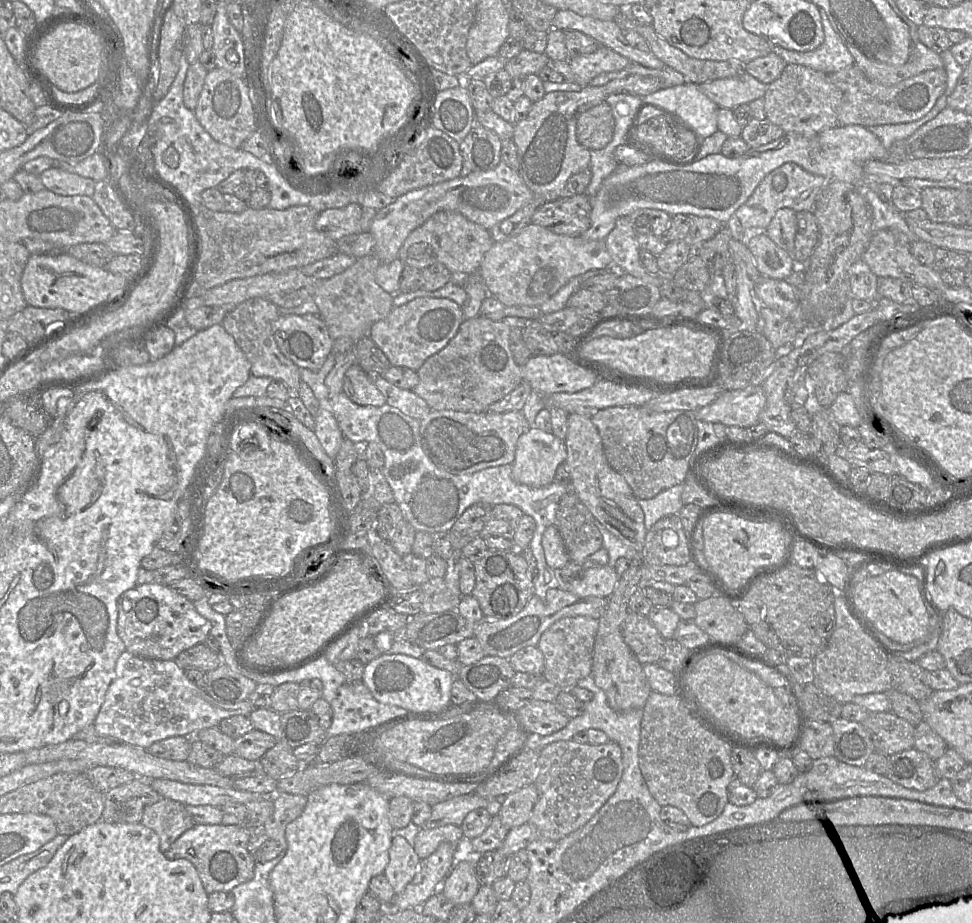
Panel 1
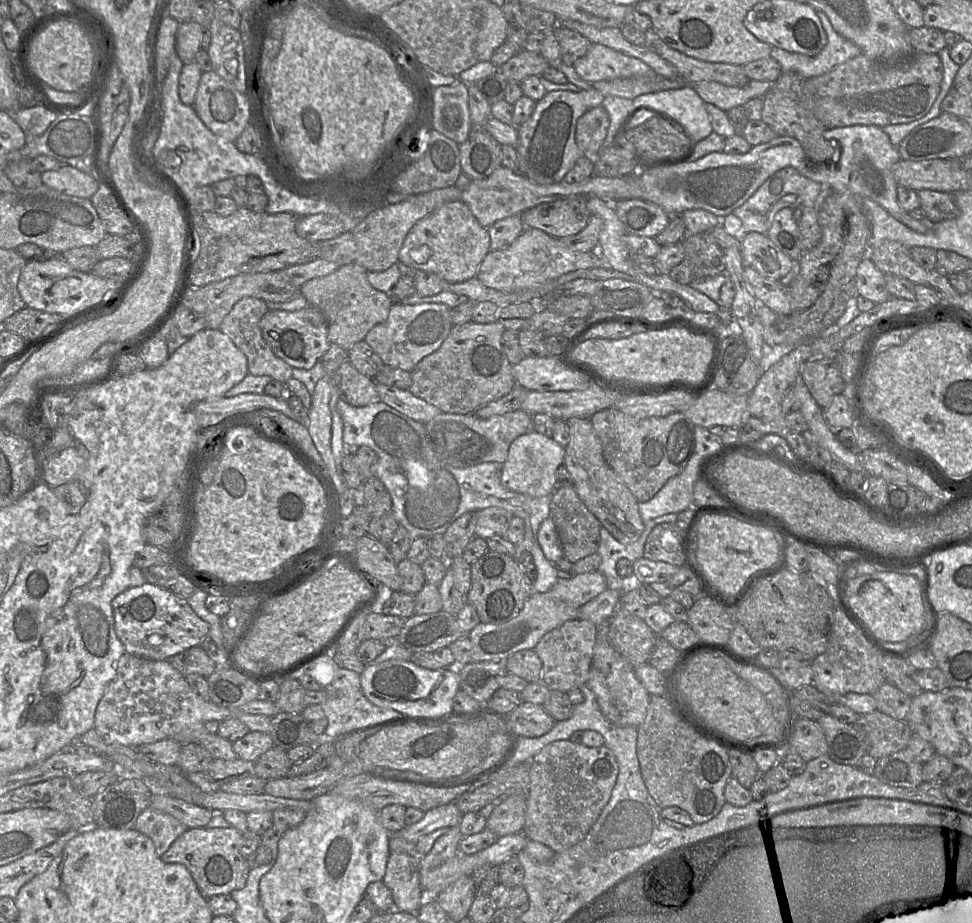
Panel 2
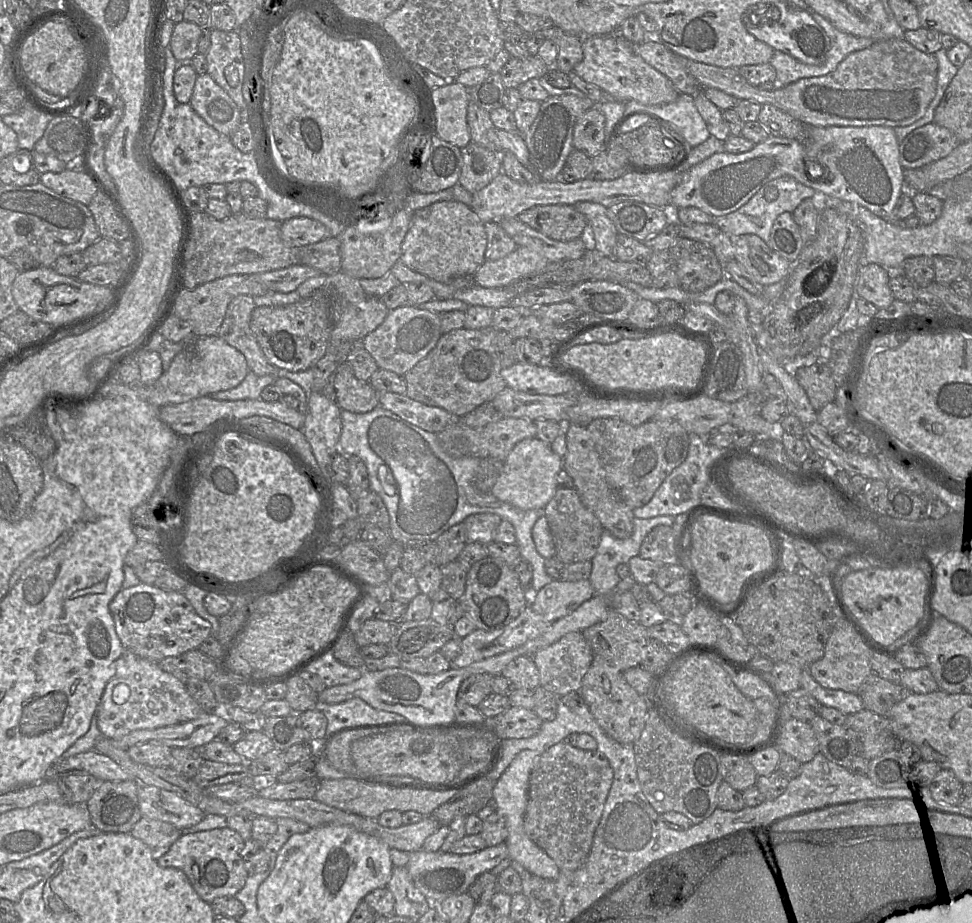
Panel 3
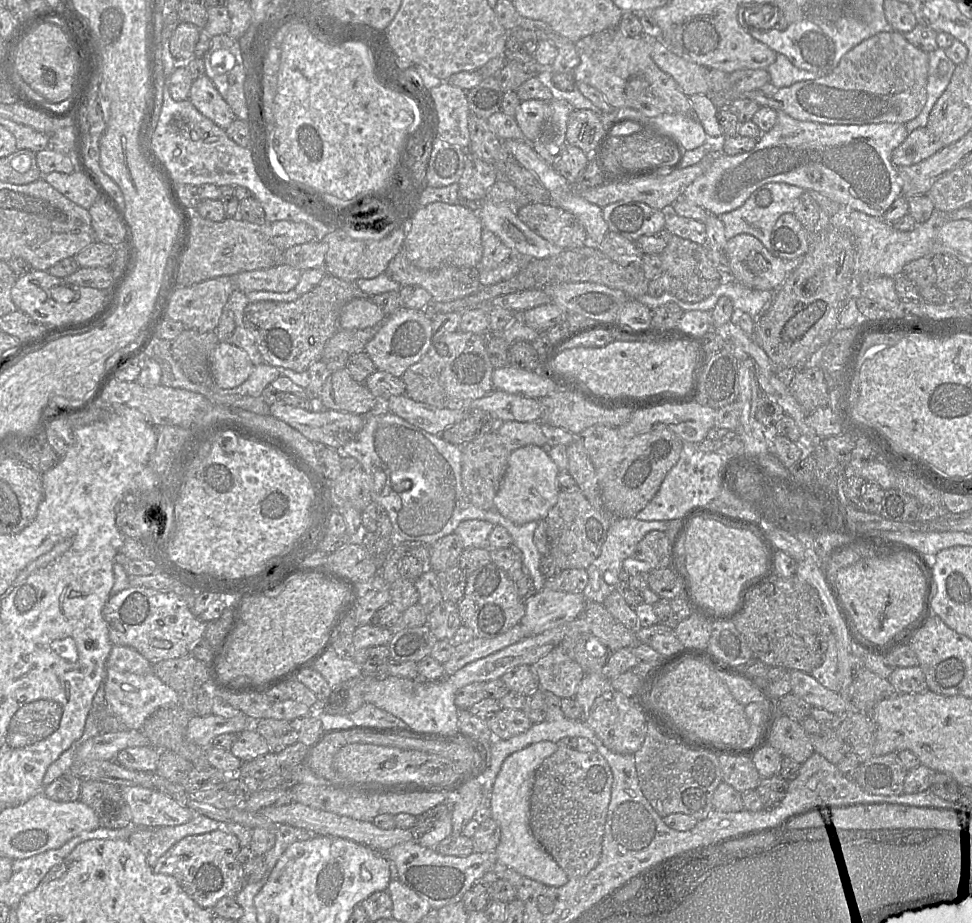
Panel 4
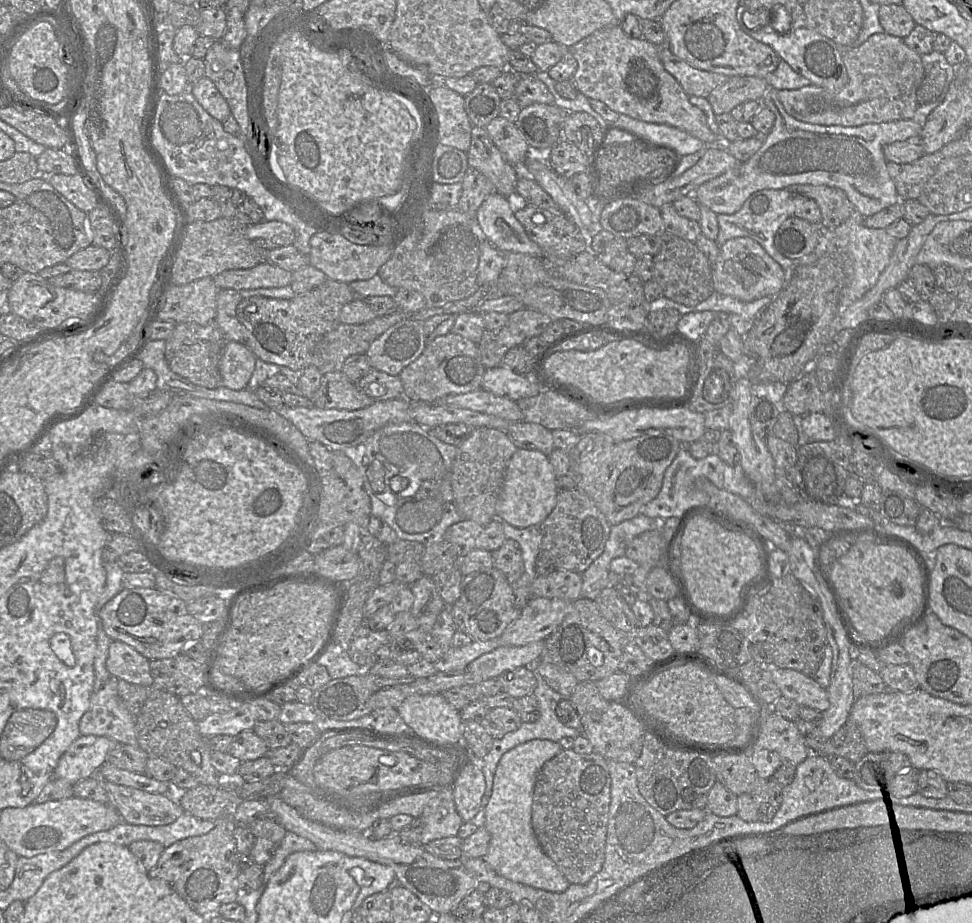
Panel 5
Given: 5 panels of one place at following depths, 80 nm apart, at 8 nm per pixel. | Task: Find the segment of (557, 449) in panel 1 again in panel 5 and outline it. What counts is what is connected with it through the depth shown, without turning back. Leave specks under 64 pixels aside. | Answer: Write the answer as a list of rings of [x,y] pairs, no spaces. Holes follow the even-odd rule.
[[[517,449],[508,462],[496,502],[496,515],[517,528],[540,525],[557,503],[556,475],[549,457],[538,450]]]

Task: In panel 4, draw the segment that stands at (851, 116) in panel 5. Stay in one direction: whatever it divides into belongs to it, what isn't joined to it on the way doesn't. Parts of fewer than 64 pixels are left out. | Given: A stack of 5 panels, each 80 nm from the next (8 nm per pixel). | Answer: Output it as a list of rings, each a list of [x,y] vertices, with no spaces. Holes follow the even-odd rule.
[[[881,32],[847,52],[838,66],[825,76],[779,88],[771,97],[766,96],[761,90],[755,90],[743,94],[740,98],[755,101],[761,107],[781,111],[803,122],[832,125],[906,124],[921,113],[926,103],[928,70],[929,54],[927,52],[909,43],[901,32]]]

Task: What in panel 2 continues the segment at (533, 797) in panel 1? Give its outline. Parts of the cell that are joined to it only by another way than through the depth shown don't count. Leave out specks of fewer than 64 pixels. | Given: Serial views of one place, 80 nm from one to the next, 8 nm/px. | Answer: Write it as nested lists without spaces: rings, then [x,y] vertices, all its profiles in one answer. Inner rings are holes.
[[[525,792],[506,796],[488,817],[486,828],[493,831],[498,837],[523,832],[526,805]]]

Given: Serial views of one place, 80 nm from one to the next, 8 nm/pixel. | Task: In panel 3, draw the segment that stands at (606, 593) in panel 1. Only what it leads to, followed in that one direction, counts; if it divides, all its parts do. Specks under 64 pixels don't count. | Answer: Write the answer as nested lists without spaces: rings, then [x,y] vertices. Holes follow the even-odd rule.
[[[553,580],[530,597],[530,607],[555,622],[573,613],[596,594],[589,580]]]

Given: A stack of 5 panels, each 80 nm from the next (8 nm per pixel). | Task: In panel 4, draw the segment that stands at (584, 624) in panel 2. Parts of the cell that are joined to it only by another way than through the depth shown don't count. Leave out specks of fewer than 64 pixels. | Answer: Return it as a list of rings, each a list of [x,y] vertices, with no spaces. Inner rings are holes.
[[[559,644],[534,665],[542,690],[550,691],[560,698],[575,697],[584,677],[584,670],[571,659]]]

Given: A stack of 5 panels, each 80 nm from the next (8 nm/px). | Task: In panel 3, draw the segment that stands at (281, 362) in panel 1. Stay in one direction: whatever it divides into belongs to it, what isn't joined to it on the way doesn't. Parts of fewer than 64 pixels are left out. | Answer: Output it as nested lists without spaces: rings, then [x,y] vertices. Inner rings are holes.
[[[252,296],[235,297],[229,303],[216,335],[244,355],[249,371],[258,376],[271,375],[276,381],[277,378],[283,378],[278,377],[281,368],[268,361],[250,329],[251,314],[255,308]]]

